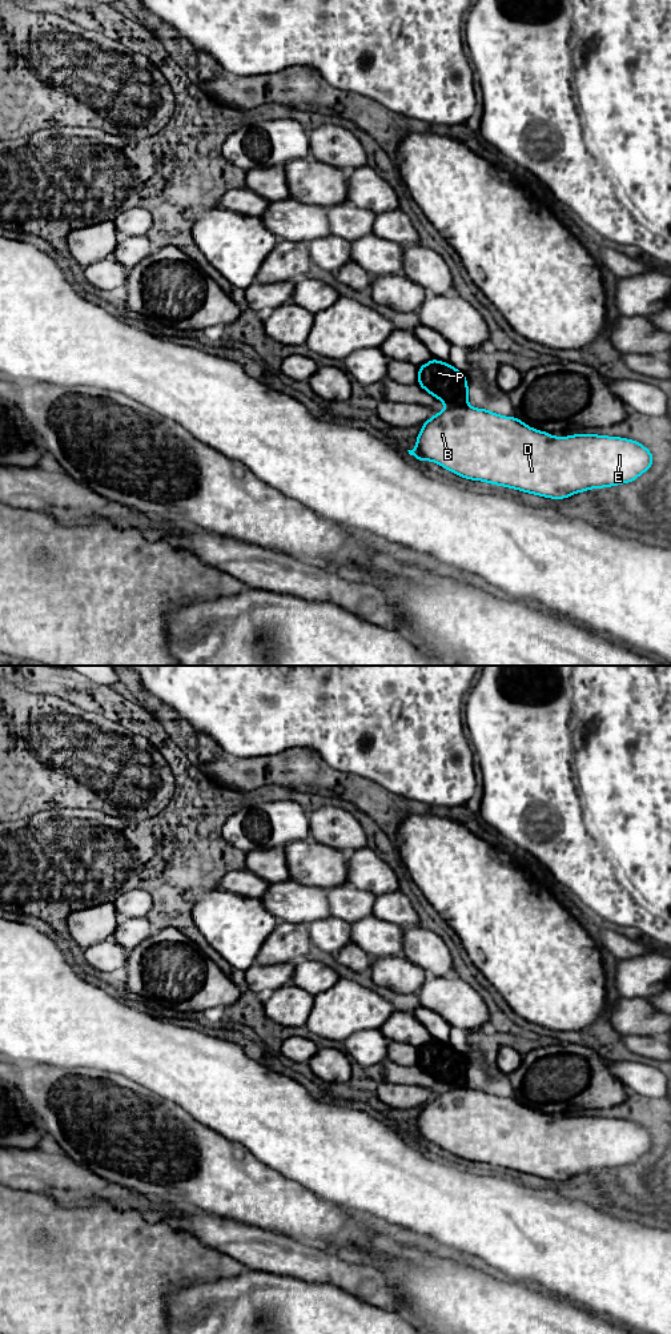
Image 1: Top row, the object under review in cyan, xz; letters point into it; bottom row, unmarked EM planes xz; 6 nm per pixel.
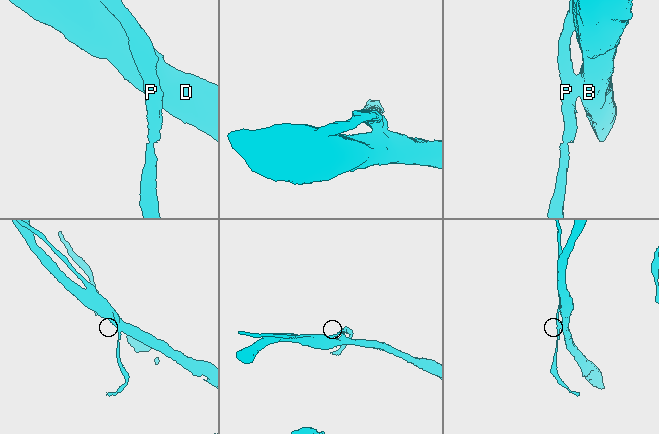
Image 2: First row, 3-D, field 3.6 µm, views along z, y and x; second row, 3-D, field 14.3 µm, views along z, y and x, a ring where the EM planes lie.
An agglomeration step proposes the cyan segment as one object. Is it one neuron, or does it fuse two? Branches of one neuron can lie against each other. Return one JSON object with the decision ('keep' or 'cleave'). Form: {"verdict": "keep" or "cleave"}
{"verdict": "cleave"}

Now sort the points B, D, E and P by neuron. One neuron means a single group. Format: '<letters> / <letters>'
B D E / P

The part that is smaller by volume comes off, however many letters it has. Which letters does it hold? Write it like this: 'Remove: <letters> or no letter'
Remove: P

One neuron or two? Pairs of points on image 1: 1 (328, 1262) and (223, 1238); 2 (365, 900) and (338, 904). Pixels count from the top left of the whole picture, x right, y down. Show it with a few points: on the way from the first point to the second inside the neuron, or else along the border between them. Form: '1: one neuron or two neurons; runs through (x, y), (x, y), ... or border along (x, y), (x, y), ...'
1: one neuron; runs through (301, 1260), (249, 1245)
2: one neuron; runs through (358, 904), (345, 904)

